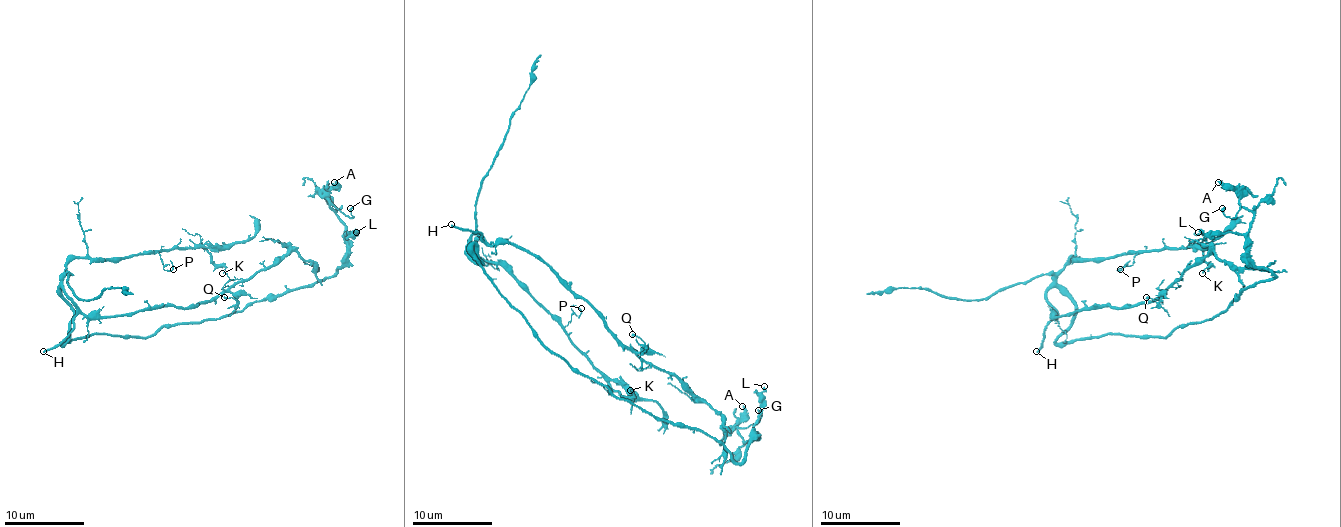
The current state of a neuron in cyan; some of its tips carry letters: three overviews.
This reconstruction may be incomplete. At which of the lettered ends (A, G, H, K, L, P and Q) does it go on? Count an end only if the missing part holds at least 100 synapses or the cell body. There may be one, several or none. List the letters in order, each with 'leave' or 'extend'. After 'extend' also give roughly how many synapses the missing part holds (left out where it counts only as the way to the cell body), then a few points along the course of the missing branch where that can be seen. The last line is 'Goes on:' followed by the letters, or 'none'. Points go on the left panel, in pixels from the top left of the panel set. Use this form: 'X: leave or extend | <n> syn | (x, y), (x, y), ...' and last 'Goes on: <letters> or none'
A: leave
G: leave
H: extend
K: leave
L: leave
P: leave
Q: leave
Goes on: H

